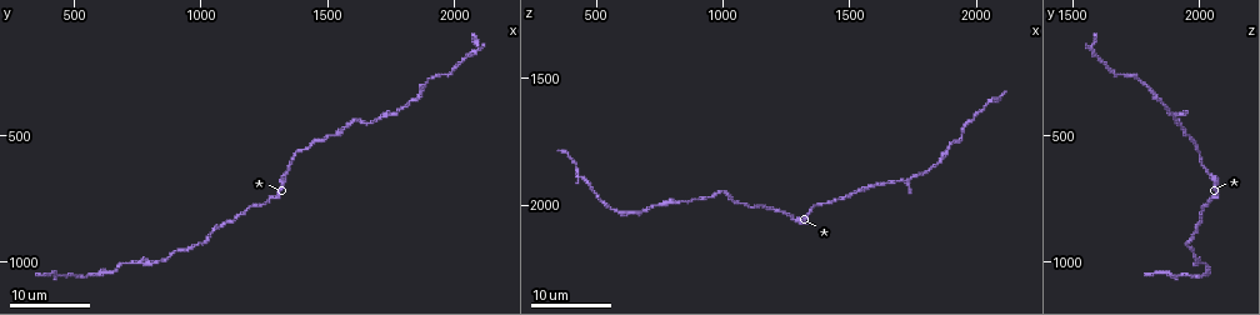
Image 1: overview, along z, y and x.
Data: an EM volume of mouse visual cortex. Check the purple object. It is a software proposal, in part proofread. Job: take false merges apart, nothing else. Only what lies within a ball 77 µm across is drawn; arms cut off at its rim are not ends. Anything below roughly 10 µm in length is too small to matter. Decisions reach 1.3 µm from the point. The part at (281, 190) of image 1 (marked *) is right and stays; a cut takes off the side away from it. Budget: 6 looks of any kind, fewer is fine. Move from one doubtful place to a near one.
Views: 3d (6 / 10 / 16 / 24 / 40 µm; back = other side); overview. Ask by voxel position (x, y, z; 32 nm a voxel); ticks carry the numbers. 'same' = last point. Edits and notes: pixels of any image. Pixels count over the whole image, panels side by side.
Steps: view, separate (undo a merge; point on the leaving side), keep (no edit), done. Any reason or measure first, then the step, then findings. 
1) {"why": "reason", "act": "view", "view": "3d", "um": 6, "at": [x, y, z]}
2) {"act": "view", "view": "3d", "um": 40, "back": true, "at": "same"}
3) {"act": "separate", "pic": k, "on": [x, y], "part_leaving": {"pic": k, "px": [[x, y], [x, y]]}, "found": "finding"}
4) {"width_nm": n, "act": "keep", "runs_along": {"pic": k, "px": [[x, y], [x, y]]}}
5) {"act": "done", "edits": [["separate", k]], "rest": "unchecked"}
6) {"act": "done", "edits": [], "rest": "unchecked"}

{"why": "thick turns thin", "act": "view", "view": "3d", "um": 16, "at": [1020, 920, 1960]}

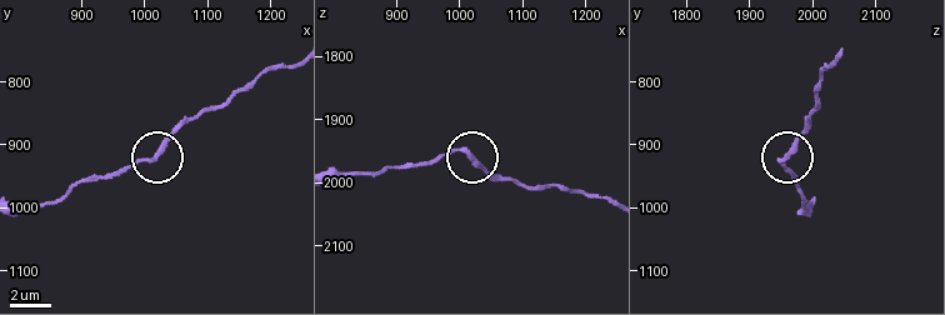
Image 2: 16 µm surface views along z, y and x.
{"why": "zoom in", "act": "view", "view": "3d", "um": 6, "at": [1015, 920, 1955]}

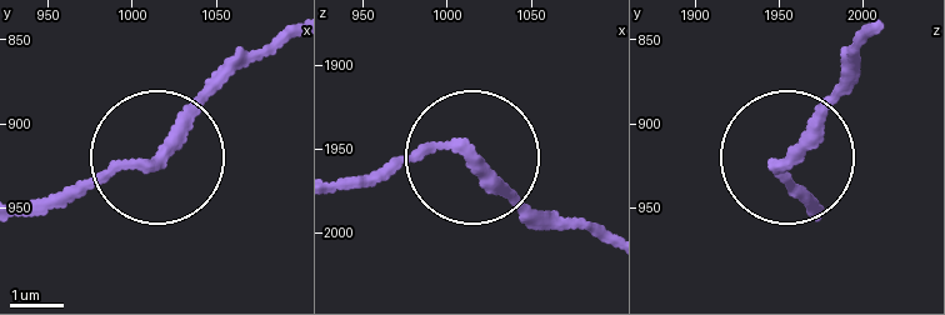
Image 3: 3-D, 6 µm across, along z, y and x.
{"act": "keep", "runs_along": {"pic": 3, "px": [[605, 240], [538, 218], [444, 141], [336, 183]]}, "found": "continuous, no second neuron"}

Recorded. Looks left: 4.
{"why": "calibre changes", "act": "view", "view": "3d", "um": 16, "at": [830, 990, 1980]}

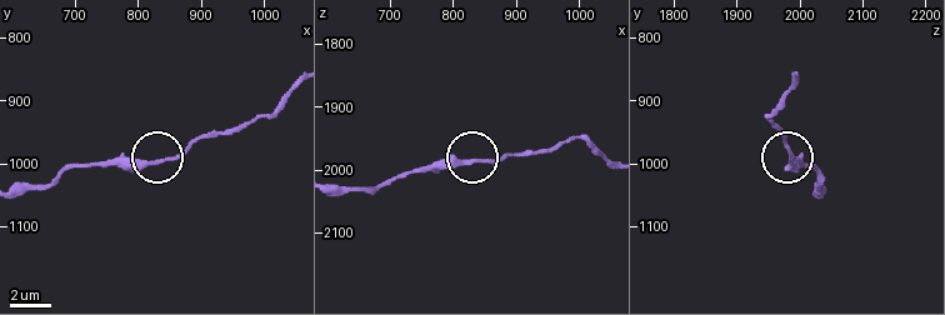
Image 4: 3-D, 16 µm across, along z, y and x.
{"act": "view", "view": "3d", "um": 6, "at": [825, 995, 1985]}

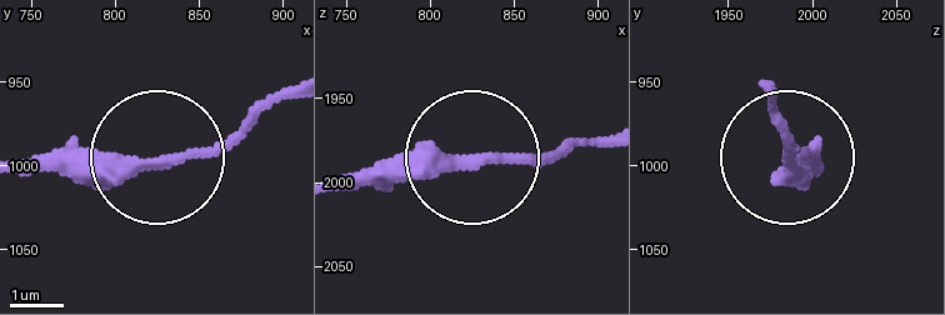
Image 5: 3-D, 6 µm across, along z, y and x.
{"act": "keep", "runs_along": {"pic": 5, "px": [[286, 88], [219, 141], [165, 159], [31, 159]]}, "found": "continuous, no second neuron"}

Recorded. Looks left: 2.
{"why": "thick turns thin", "act": "view", "view": "3d", "um": 16, "at": [1560, 460, 1930]}

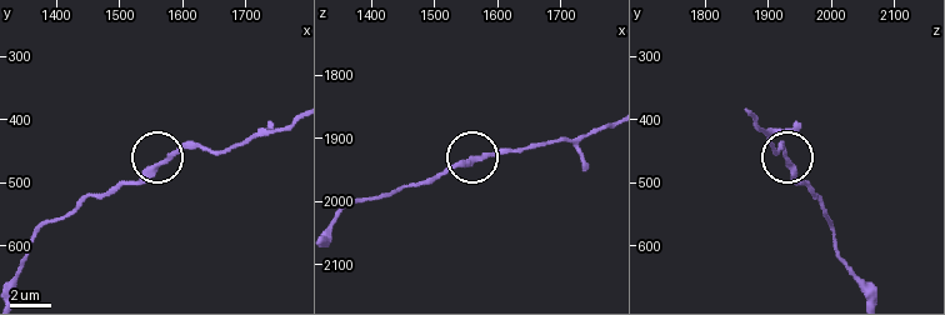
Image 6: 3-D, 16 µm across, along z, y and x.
{"act": "view", "view": "3d", "um": 6, "at": [1575, 470, 1930]}

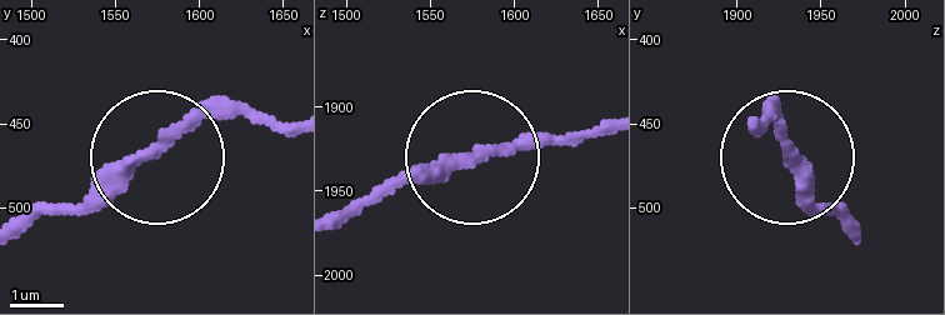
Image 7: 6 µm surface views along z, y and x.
{"width_nm": 240, "act": "keep", "runs_along": {"pic": 7, "px": [[21, 230], [115, 189], [209, 118], [271, 114]]}, "found": "all the same neuron"}

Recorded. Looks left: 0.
{"act": "done", "edits": [], "rest": "unchecked"}

